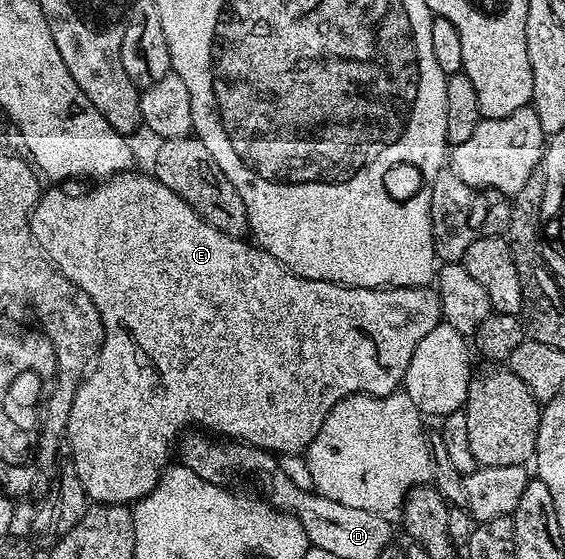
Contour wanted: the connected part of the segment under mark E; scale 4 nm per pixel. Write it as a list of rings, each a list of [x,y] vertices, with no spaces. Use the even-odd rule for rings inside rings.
[[[137,169],[121,172],[102,179],[90,191],[68,191],[68,186],[53,185],[42,190],[41,200],[35,205],[29,224],[33,236],[50,261],[72,283],[79,285],[95,301],[105,326],[105,343],[95,366],[82,379],[71,405],[71,417],[65,426],[69,447],[73,450],[71,461],[79,469],[83,489],[94,504],[136,504],[157,488],[163,472],[170,466],[169,454],[174,454],[179,436],[190,425],[196,425],[209,433],[216,433],[229,441],[240,441],[272,451],[281,457],[297,457],[308,451],[315,433],[323,425],[327,413],[348,395],[391,395],[404,384],[407,365],[411,365],[411,353],[427,333],[442,322],[441,302],[432,286],[423,287],[344,287],[342,283],[328,283],[318,279],[304,279],[294,275],[285,264],[271,253],[244,238],[236,239],[203,221],[179,193],[167,189],[152,174],[140,175]]]

